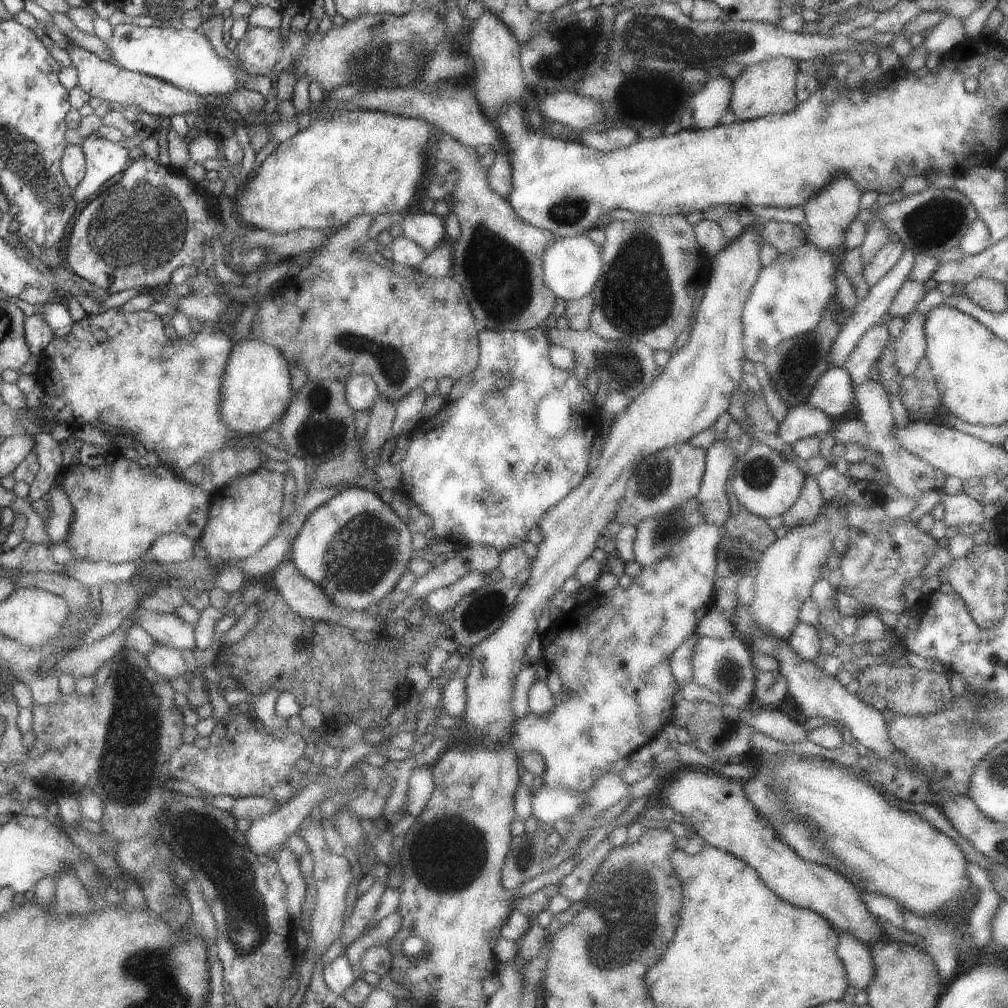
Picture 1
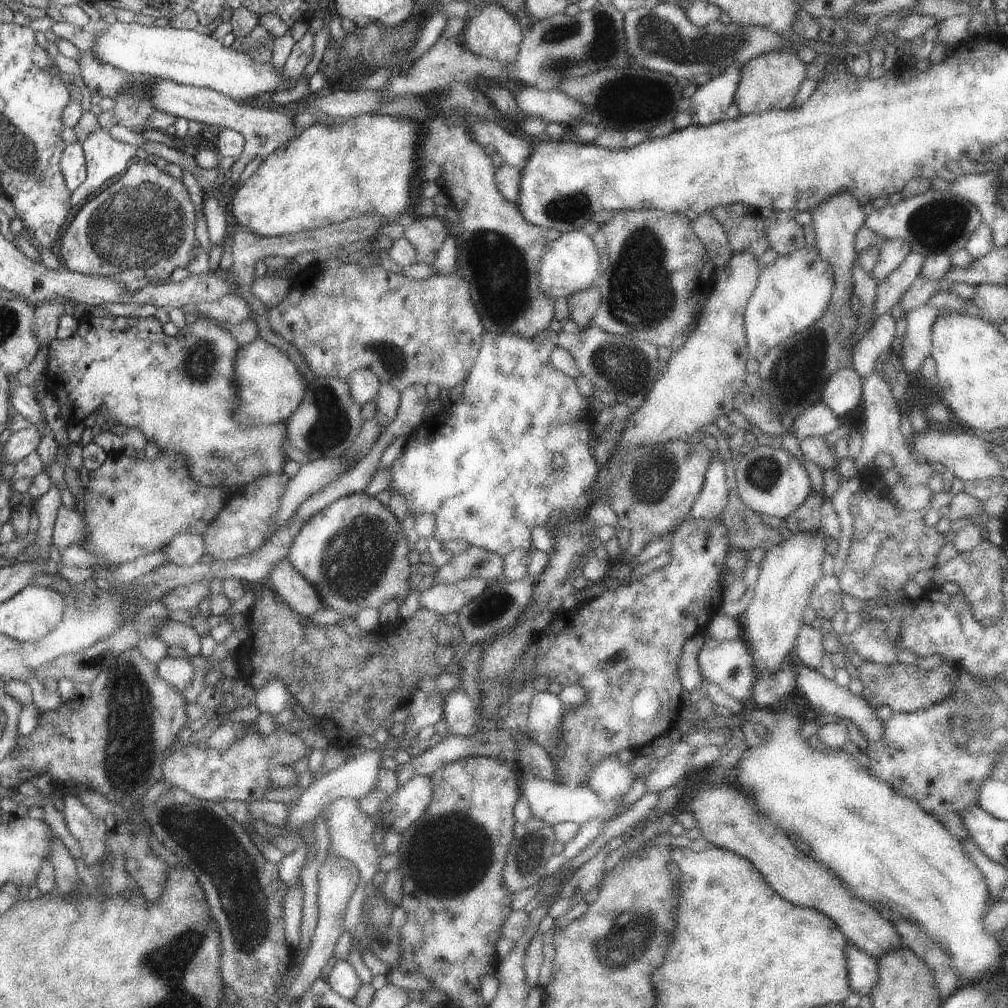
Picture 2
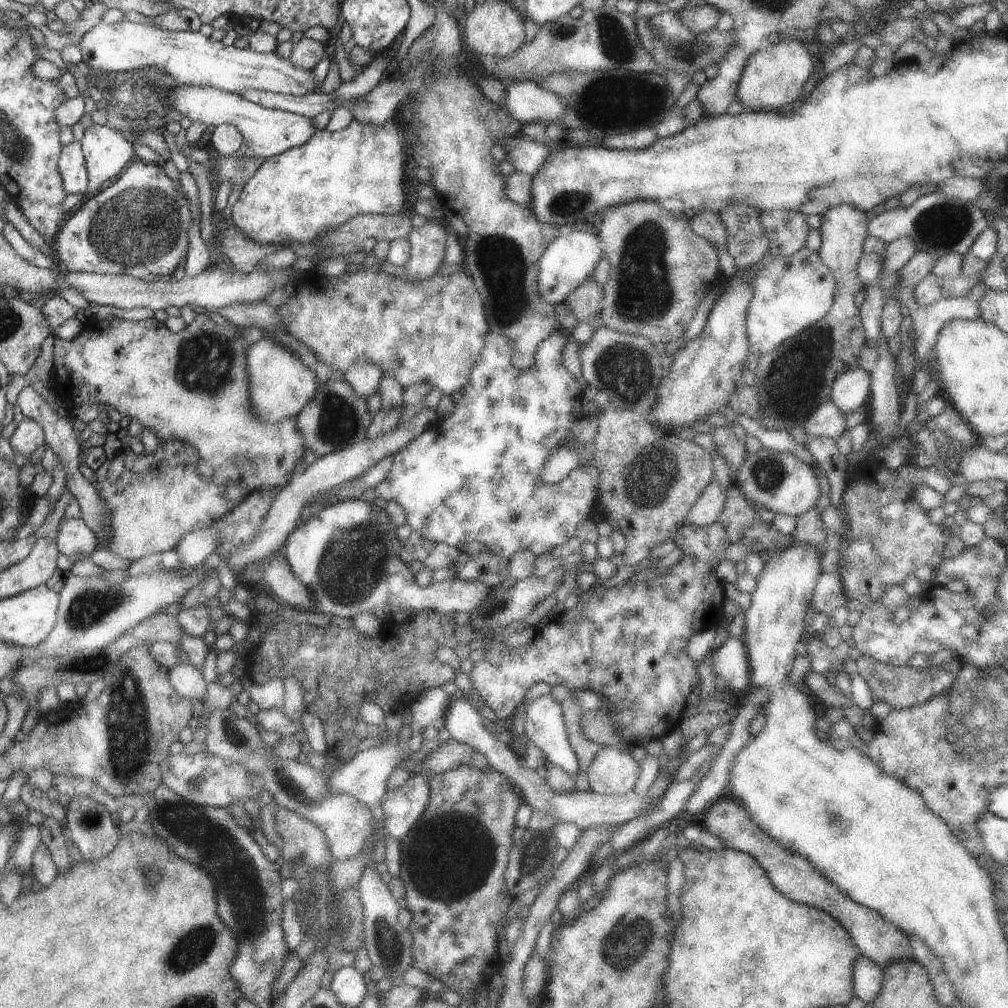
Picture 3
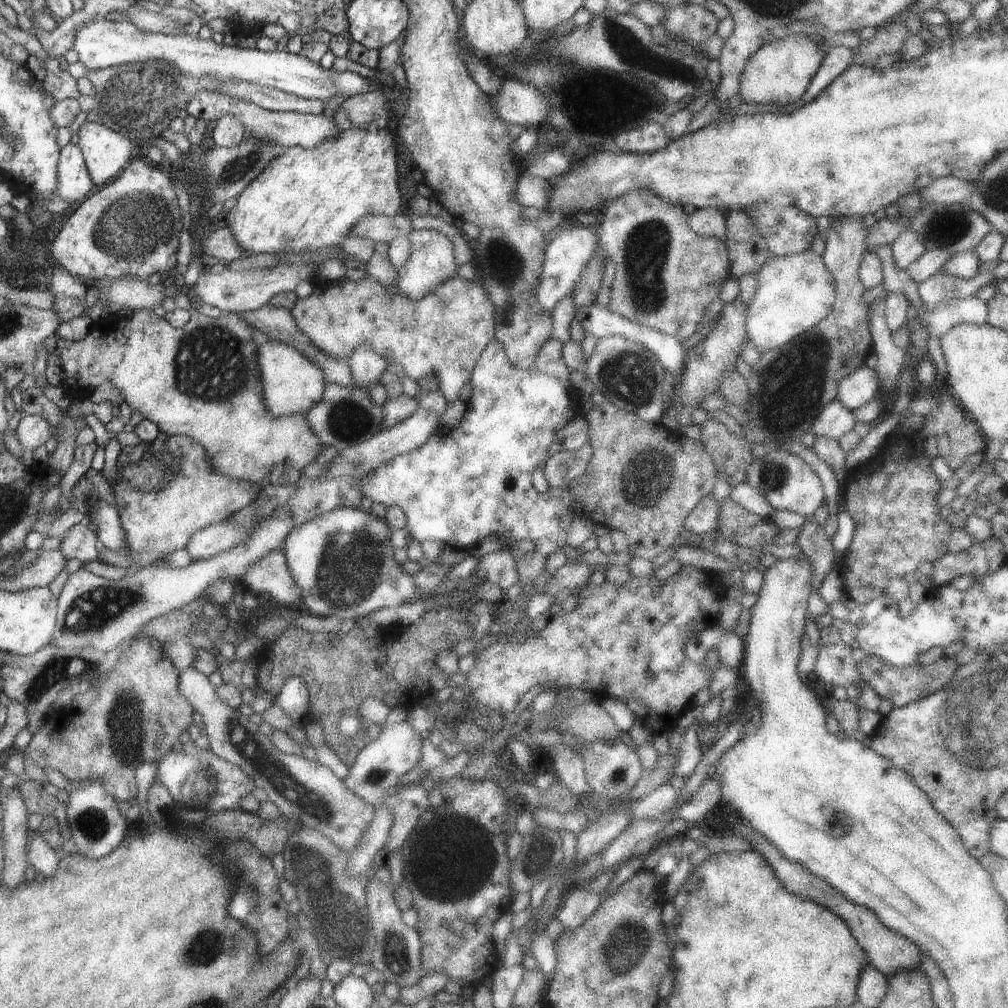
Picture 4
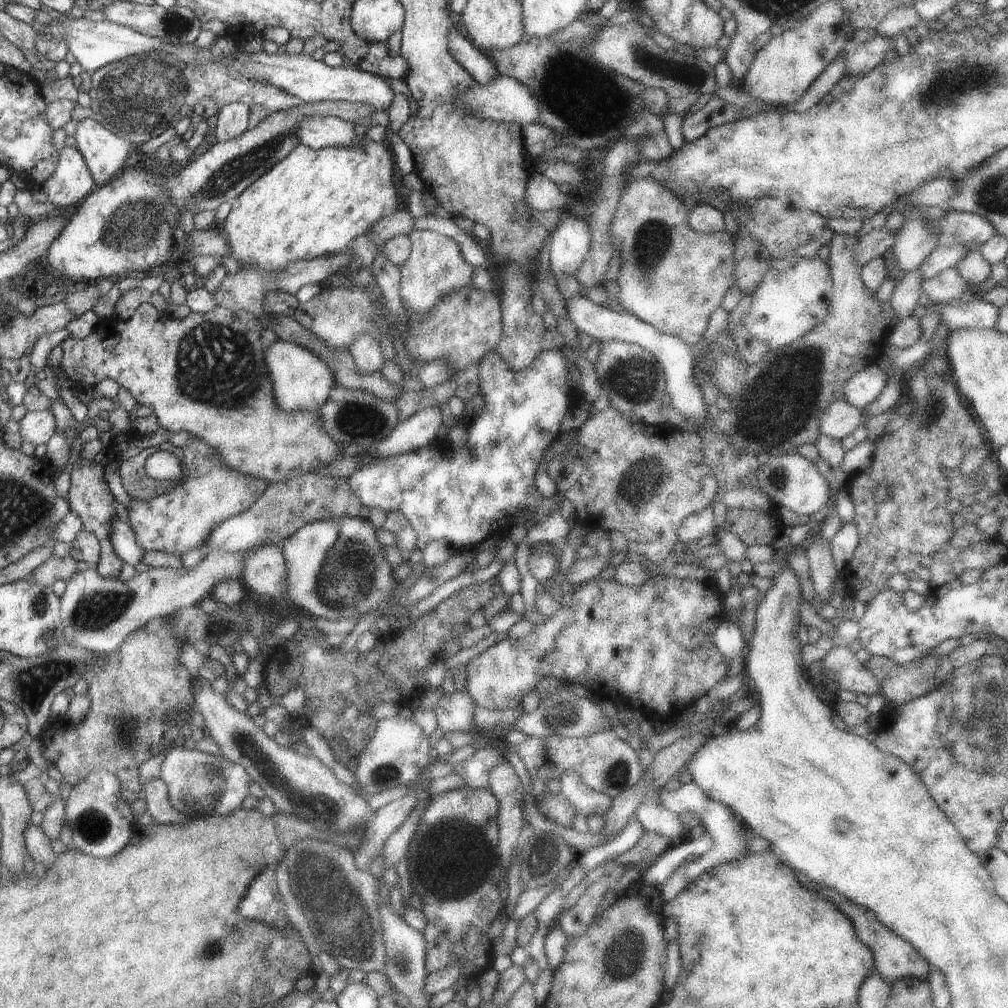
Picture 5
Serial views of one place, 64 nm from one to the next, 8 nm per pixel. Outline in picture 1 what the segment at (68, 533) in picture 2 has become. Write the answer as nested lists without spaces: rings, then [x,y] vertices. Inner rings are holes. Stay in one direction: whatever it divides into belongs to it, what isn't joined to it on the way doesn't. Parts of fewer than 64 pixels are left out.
[[[54,484],[42,498],[44,501],[49,501],[50,508],[48,518],[45,520],[45,531],[51,542],[63,543],[65,536],[68,536],[73,517],[70,499],[60,485]]]

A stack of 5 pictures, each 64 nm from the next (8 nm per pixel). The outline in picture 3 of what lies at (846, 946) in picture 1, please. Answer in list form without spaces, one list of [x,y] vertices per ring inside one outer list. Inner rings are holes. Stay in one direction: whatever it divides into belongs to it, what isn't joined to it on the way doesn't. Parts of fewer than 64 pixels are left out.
[[[860,955],[853,964],[853,978],[856,996],[865,1002],[873,1002],[883,983],[883,968]]]

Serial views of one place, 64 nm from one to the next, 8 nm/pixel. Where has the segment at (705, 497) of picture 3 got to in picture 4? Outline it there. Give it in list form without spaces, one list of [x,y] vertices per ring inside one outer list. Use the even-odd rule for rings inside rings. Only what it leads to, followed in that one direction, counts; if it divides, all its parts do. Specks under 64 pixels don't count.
[[[710,494],[702,498],[702,502],[698,502],[697,508],[686,518],[685,527],[682,530],[684,535],[708,534],[717,530],[722,504],[716,502],[714,497]]]

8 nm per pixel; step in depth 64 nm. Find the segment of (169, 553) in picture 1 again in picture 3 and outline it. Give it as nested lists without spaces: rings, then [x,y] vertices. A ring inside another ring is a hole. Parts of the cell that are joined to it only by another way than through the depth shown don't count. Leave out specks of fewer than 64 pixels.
[[[214,528],[200,529],[189,532],[173,548],[184,568],[197,567],[204,564],[204,560],[215,552],[219,535]]]

